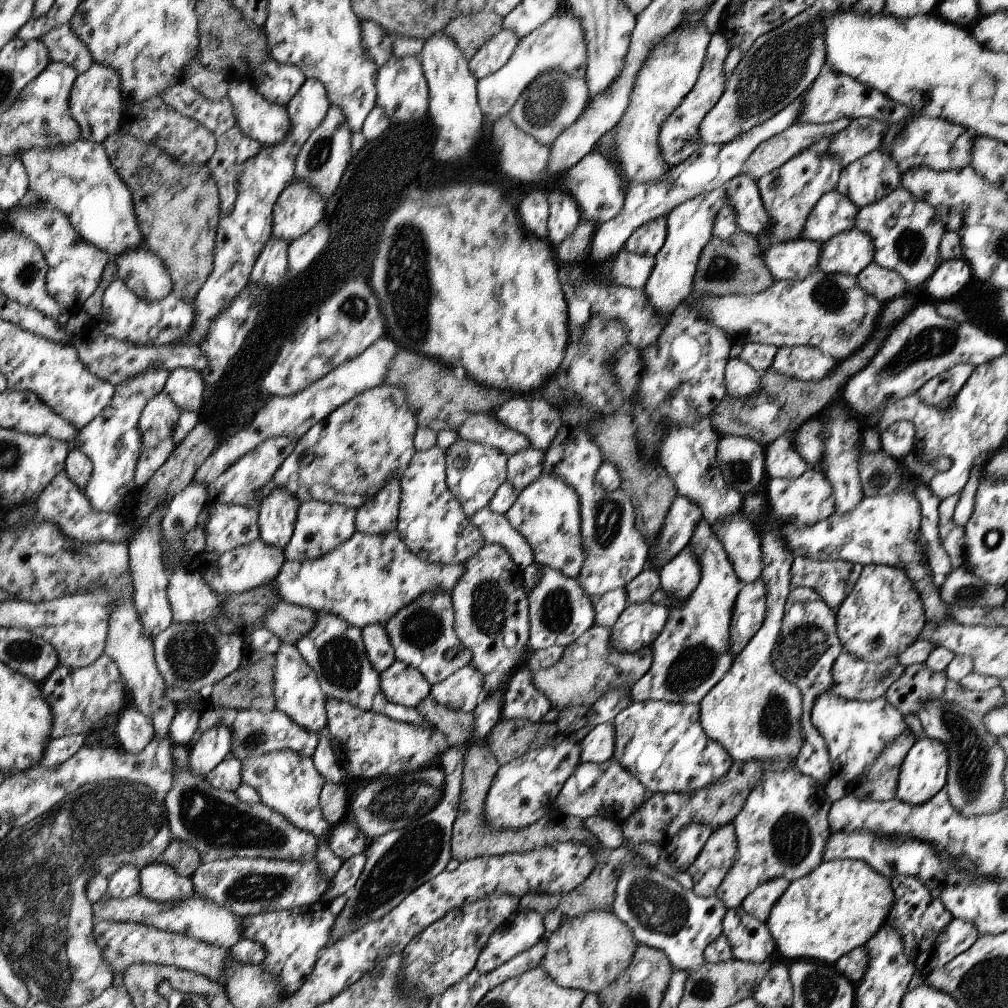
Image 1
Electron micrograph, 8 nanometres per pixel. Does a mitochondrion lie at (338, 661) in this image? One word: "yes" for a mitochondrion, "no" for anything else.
yes

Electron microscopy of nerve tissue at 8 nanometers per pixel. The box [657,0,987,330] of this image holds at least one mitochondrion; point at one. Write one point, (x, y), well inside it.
(778, 68)

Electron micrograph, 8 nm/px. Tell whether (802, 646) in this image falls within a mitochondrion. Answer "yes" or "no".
yes

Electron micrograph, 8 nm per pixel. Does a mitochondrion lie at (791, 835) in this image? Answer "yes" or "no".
yes

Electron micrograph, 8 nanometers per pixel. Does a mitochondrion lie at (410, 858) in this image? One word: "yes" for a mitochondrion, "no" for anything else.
yes

